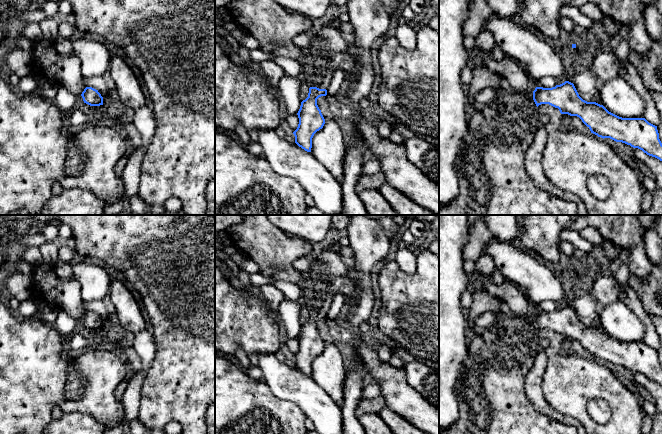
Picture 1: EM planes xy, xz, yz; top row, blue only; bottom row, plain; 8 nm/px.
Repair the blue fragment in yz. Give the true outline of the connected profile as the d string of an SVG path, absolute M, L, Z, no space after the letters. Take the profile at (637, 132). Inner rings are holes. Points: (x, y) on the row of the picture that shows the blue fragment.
M569 81L552 88L536 87L533 92L504 91L482 110L473 110L455 160L459 193L448 205L439 206L439 215L576 215L572 202L538 188L525 169L525 153L540 124L538 106L541 104L558 108L561 114L579 117L598 137L625 143L662 161L657 126L645 118L619 117L603 105L583 100Z

